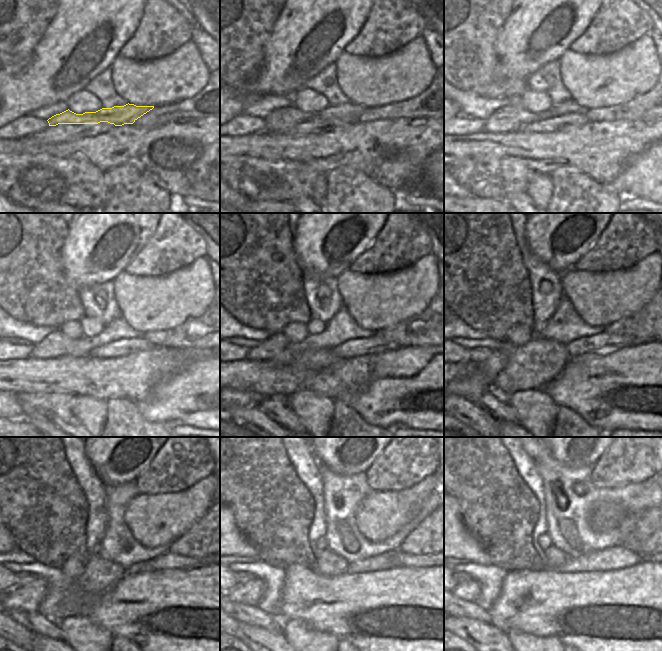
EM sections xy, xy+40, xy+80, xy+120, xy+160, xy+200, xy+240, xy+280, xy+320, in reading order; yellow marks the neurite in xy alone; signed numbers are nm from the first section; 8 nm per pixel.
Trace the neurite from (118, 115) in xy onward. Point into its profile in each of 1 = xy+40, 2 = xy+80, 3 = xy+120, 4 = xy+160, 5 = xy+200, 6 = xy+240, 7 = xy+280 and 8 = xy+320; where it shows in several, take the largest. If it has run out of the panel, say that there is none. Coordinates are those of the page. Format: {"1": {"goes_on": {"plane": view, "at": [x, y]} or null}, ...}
{"1": {"goes_on": {"plane": "xy+40", "at": [281, 118]}}, "2": {"goes_on": {"plane": "xy+80", "at": [508, 118]}}, "3": {"goes_on": {"plane": "xy+120", "at": [56, 344]}}, "4": {"goes_on": {"plane": "xy+160", "at": [267, 350]}}, "5": {"goes_on": {"plane": "xy+200", "at": [476, 355]}}, "6": {"goes_on": {"plane": "xy+240", "at": [23, 578]}}, "7": {"goes_on": {"plane": "xy+280", "at": [242, 577]}}, "8": {"goes_on": {"plane": "xy+320", "at": [464, 576]}}}

